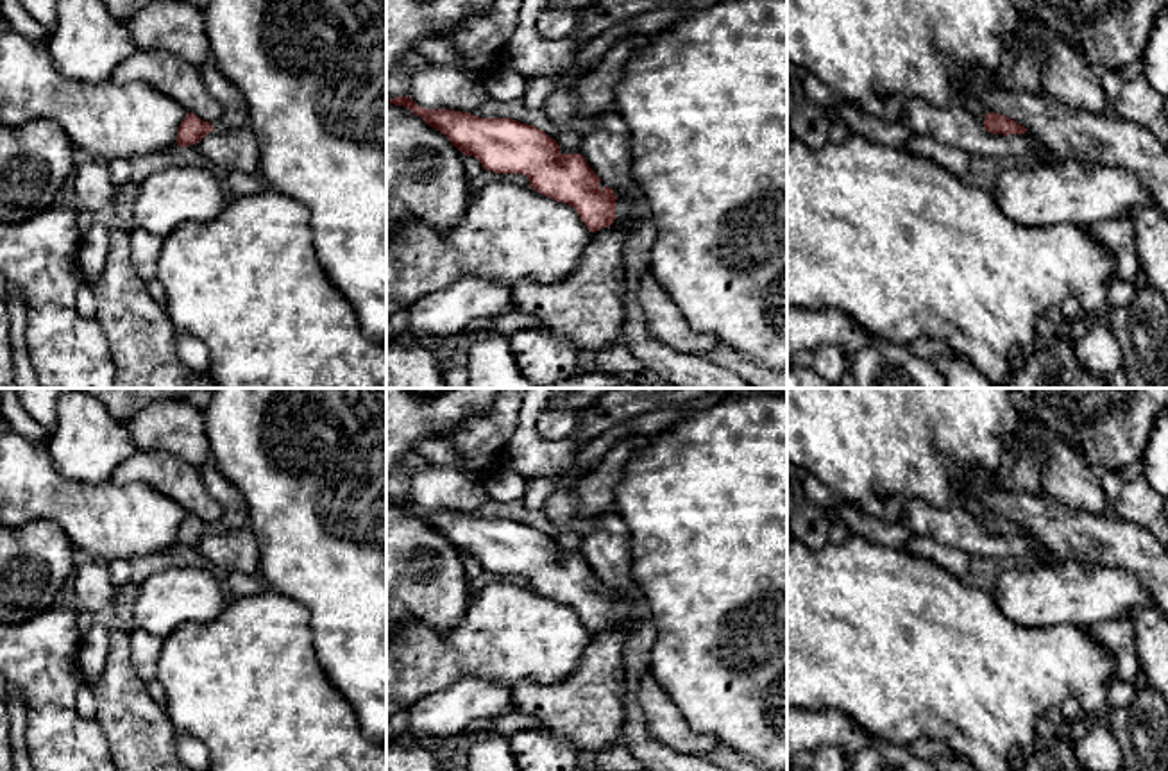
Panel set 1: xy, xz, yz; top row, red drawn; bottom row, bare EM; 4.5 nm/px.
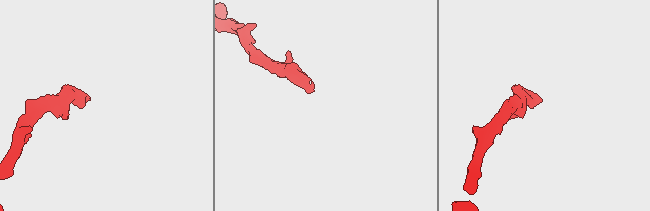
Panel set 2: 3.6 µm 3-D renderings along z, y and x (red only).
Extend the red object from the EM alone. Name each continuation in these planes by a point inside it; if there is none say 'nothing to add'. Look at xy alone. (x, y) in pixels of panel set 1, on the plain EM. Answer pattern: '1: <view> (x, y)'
1: xy (235, 510)

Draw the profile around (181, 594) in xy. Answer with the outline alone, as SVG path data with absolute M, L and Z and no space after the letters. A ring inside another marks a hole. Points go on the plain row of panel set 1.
M168 567L140 585L129 624L165 640L181 624L215 621L231 601L215 571Z

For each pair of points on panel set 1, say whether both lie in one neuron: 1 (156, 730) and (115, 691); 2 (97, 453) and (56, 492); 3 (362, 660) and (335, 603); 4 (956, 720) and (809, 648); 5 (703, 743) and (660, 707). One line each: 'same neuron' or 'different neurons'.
1: same neuron
2: different neurons
3: same neuron
4: same neuron
5: same neuron

